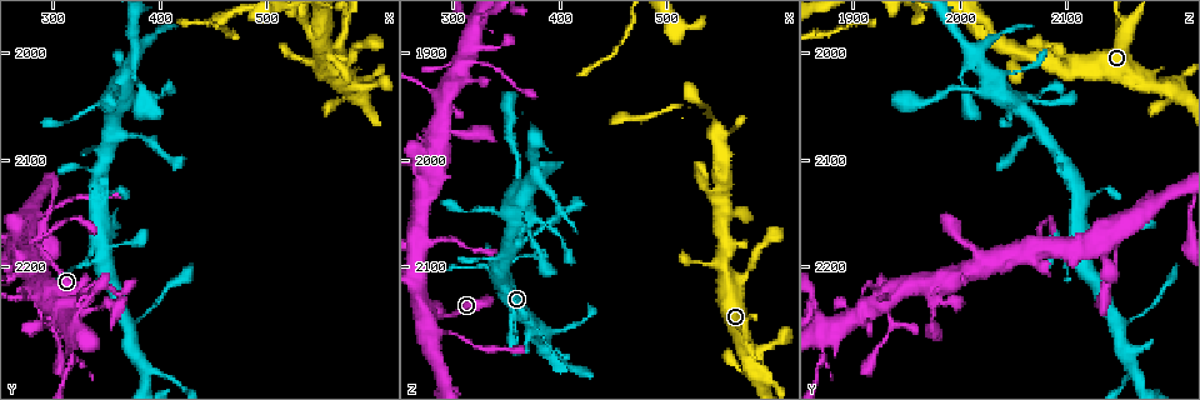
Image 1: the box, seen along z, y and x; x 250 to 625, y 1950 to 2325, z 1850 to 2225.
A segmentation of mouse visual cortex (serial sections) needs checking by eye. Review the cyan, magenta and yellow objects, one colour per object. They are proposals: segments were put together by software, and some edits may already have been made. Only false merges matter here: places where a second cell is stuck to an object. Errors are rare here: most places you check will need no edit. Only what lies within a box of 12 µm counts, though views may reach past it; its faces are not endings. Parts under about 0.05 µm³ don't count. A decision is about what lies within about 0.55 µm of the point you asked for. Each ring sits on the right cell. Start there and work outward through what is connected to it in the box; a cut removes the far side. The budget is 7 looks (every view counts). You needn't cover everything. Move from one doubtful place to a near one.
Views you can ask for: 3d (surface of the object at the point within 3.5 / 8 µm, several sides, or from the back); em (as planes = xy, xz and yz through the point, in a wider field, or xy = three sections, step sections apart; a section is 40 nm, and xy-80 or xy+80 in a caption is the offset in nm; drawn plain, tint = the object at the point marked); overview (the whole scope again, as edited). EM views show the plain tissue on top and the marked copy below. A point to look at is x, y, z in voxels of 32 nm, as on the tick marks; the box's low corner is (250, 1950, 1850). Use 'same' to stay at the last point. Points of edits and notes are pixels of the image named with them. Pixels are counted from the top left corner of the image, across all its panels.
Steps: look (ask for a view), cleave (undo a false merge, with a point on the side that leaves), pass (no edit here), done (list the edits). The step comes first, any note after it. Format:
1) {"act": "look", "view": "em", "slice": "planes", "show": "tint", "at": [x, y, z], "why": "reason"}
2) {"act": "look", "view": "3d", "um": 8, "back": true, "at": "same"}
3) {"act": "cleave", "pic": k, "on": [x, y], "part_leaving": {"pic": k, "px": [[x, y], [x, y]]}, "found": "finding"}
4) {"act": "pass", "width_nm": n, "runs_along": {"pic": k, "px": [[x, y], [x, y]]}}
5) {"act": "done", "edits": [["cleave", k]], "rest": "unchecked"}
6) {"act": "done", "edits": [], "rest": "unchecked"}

{"act": "look", "view": "3d", "um": 3.5, "at": [282, 2152, 2160]}

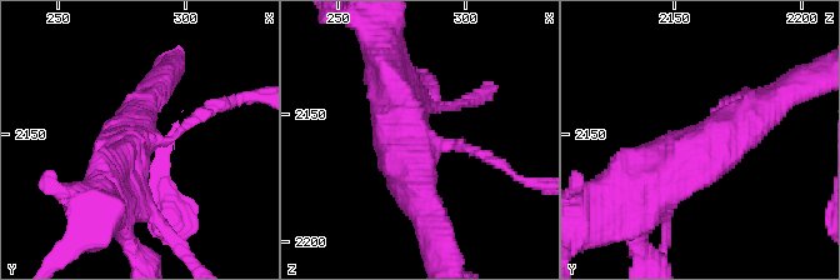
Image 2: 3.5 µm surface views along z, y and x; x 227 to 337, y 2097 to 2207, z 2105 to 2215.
{"act": "look", "view": "em", "slice": "planes", "show": "tint", "at": [284, 2152, 2162], "arms": 3, "arm_widths_nm": [150, 400, 450], "why": "shape alone is not enough"}

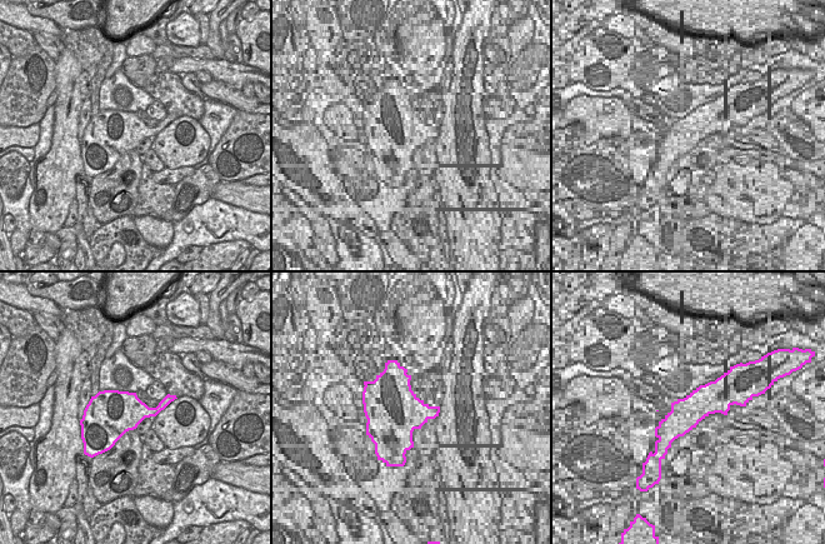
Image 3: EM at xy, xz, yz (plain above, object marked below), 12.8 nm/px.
{"act": "pass", "found": "one cell here"}

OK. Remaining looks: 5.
{"act": "look", "view": "3d", "um": 3.5, "at": [320, 2232, 1910], "why": "three-way junction"}

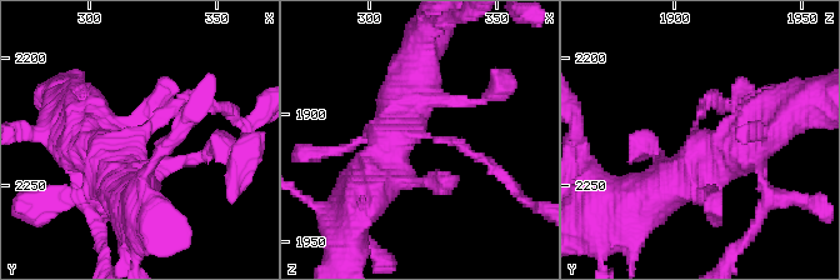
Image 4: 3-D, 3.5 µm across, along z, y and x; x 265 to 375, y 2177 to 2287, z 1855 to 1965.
{"act": "look", "view": "em", "slice": "planes", "show": "tint", "at": [320, 2230, 1908], "arms": 3, "arm_widths_nm": [150, 500, 600], "why": "shape alone is not enough"}

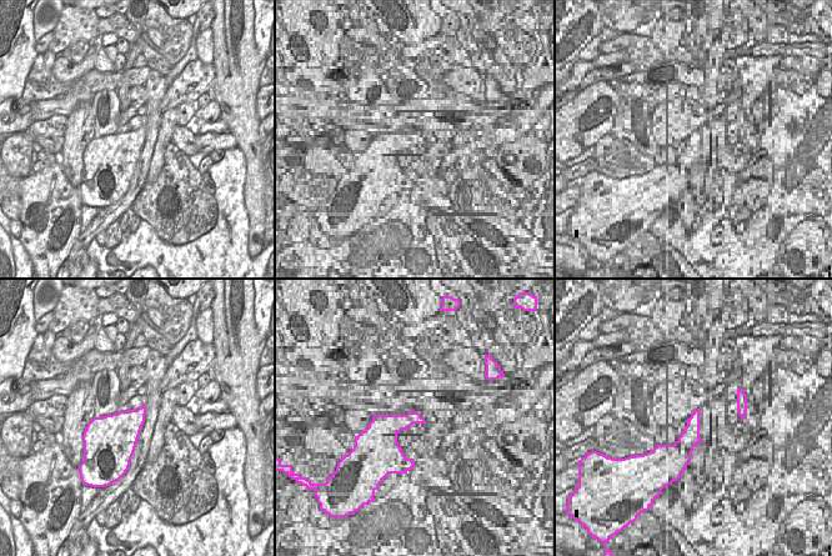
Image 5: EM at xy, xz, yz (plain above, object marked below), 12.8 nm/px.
{"act": "pass", "width_nm": 480, "runs_along": {"pic": 4, "px": [[93, 145], [208, 103]]}, "found": "all the same cell"}

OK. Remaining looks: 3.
{"act": "look", "view": "3d", "um": 8, "at": [362, 2030, 2024], "why": "three arms meet"}

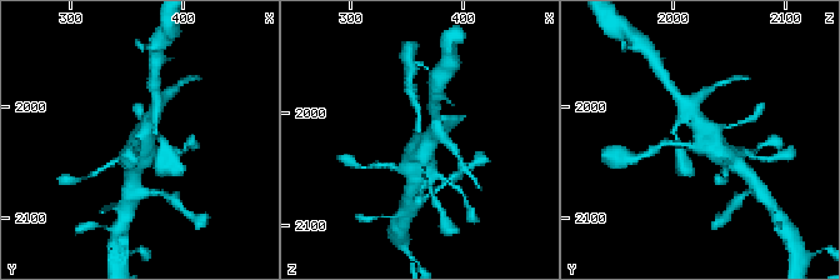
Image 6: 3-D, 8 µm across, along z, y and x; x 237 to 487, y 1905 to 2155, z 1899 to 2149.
{"act": "look", "view": "3d", "um": 3.5, "at": [362, 2030, 2024]}

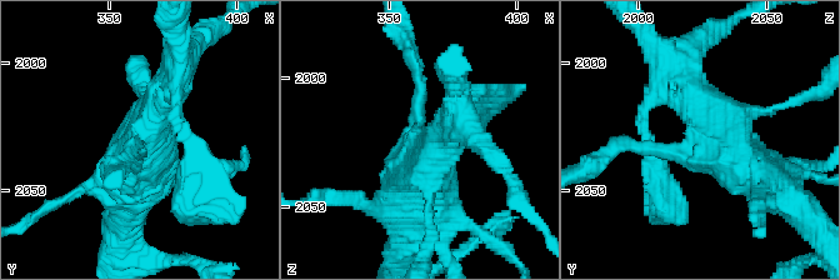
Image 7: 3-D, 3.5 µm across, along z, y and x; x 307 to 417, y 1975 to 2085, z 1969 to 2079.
{"act": "pass", "runs_along": {"pic": 7, "px": [[780, 194], [735, 155], [684, 71]]}, "found": "continuous, no second cell"}

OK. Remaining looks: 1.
{"act": "done", "edits": [], "rest": "unchecked"}

